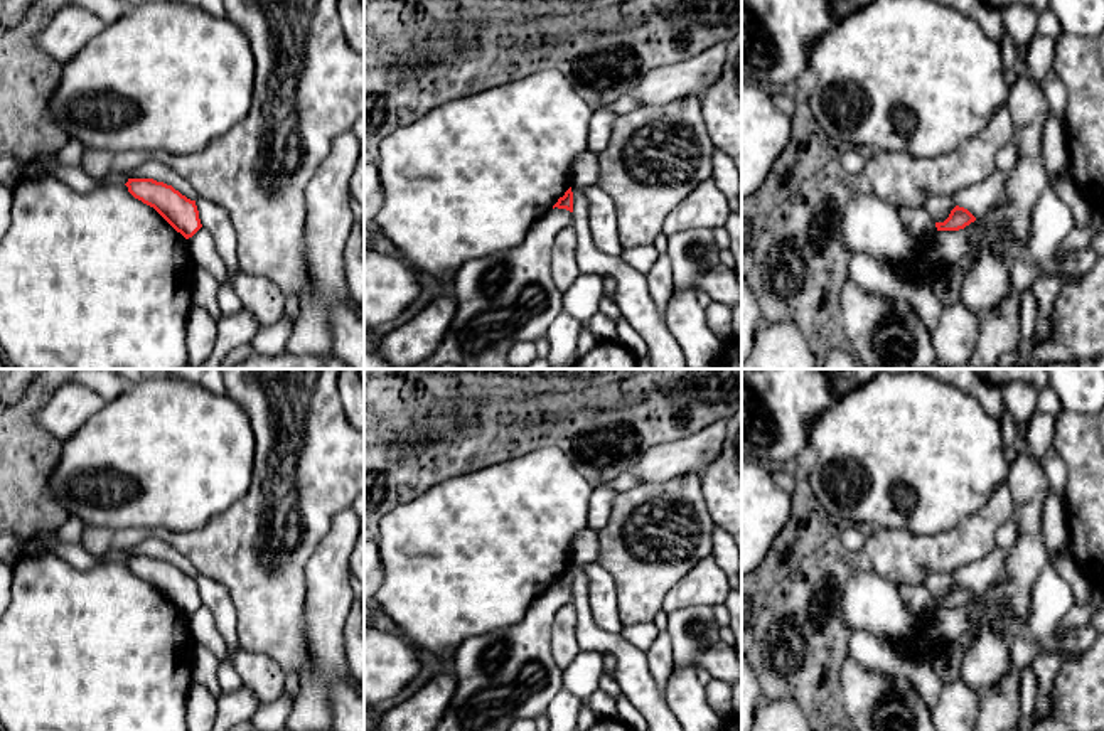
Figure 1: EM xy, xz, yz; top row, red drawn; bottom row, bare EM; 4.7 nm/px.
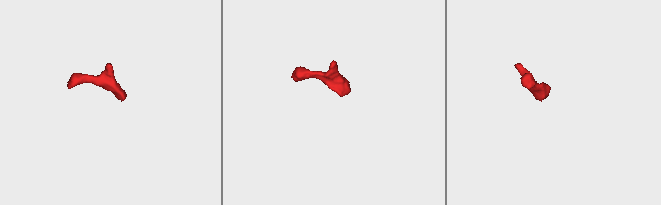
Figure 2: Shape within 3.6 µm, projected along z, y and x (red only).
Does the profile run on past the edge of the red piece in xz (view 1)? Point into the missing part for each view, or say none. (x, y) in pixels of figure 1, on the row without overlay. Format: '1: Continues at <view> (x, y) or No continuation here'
1: No continuation here

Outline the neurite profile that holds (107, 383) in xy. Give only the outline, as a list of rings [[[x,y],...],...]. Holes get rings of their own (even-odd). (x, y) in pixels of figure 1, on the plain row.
[[[79,369],[71,379],[86,384],[106,403],[128,387],[126,381],[115,369]]]

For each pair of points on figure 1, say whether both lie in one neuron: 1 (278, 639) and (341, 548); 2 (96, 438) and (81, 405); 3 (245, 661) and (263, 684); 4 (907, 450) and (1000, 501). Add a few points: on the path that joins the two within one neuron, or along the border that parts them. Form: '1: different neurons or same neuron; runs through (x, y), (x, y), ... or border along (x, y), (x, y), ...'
1: different neurons; border along (307, 563), (305, 640)
2: different neurons; border along (107, 403), (61, 443)
3: same neuron; runs through (250, 666), (263, 679)
4: different neurons; border along (1005, 482), (975, 512), (959, 521)

